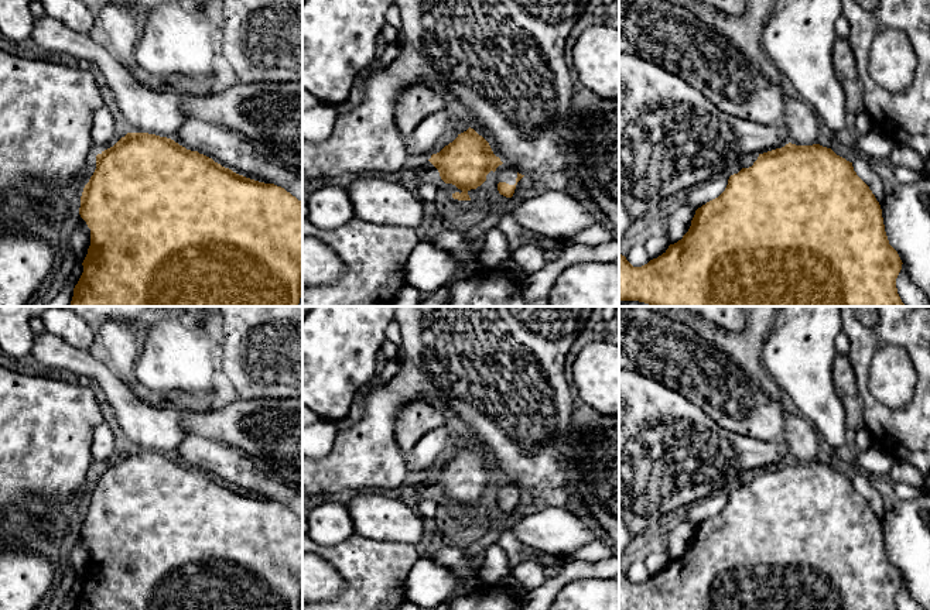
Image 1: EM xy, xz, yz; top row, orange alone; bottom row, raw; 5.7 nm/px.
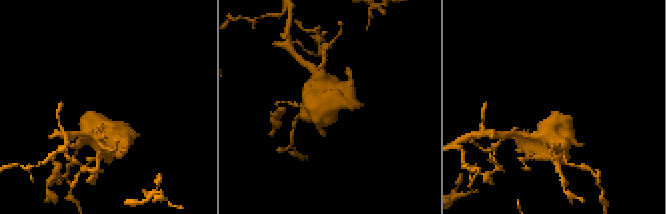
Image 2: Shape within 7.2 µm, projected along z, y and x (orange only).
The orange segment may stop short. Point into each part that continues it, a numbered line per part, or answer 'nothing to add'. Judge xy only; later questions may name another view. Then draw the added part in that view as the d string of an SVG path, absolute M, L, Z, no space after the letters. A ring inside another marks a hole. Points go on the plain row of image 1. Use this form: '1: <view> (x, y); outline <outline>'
1: xy (156, 428); outline M48 333L34 335L30 354L48 371L69 371L89 377L114 409L127 446L174 455L187 438L184 415L178 409L153 407L141 400L89 350L69 346Z

